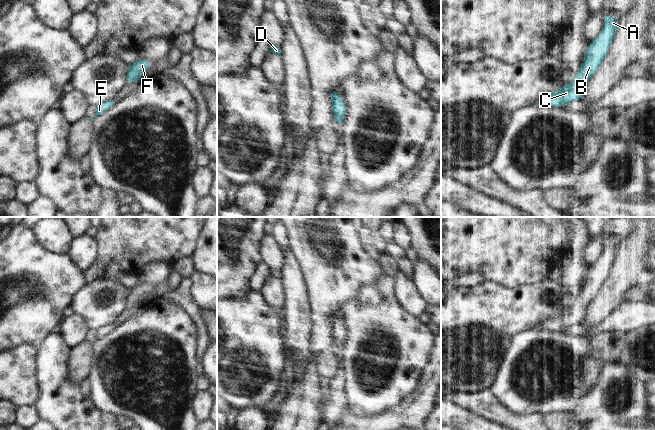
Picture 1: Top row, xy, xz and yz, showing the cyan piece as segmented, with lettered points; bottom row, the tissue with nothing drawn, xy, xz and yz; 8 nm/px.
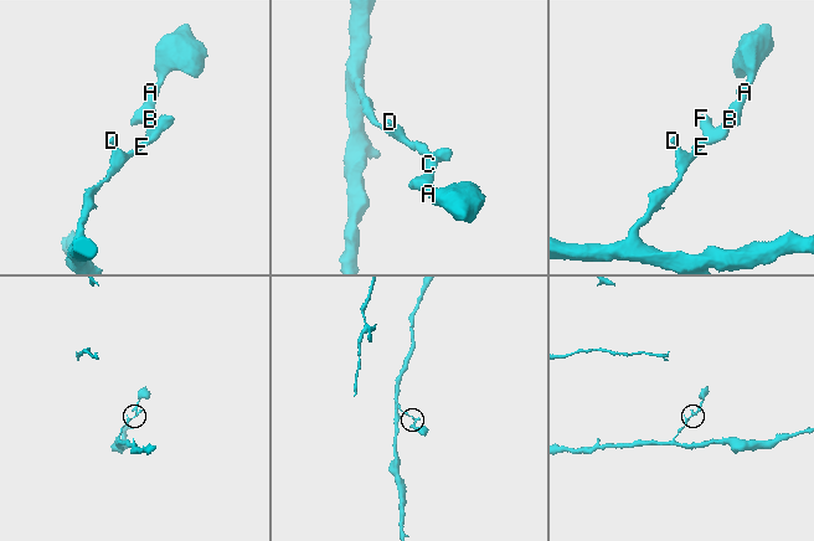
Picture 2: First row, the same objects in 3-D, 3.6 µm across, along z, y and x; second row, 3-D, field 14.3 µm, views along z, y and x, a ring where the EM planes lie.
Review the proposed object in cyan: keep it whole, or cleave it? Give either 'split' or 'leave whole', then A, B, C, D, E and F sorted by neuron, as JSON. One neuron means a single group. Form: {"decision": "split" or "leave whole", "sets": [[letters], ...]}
{"decision": "leave whole", "sets": [["A", "B", "C", "D", "E", "F"]]}

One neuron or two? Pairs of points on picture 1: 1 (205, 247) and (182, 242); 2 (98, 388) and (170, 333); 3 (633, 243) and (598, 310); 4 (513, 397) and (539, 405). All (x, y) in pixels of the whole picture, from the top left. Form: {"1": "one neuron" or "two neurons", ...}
{"1": "two neurons", "2": "one neuron", "3": "one neuron", "4": "one neuron"}

